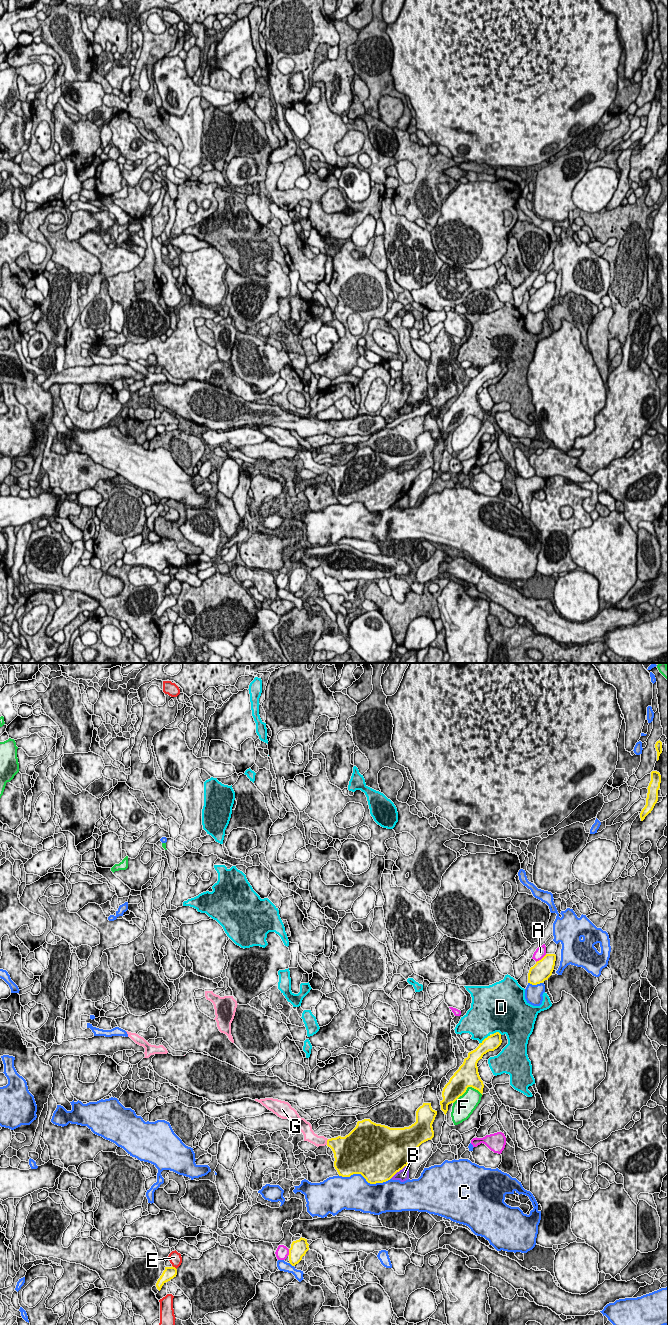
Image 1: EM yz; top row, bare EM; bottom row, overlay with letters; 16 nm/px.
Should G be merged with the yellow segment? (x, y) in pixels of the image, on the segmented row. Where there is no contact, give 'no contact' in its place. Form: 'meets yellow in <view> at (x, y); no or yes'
meets yellow in yz at (327, 1142); yes

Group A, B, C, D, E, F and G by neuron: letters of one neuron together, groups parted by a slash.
A / B / C / D / E / F / G

